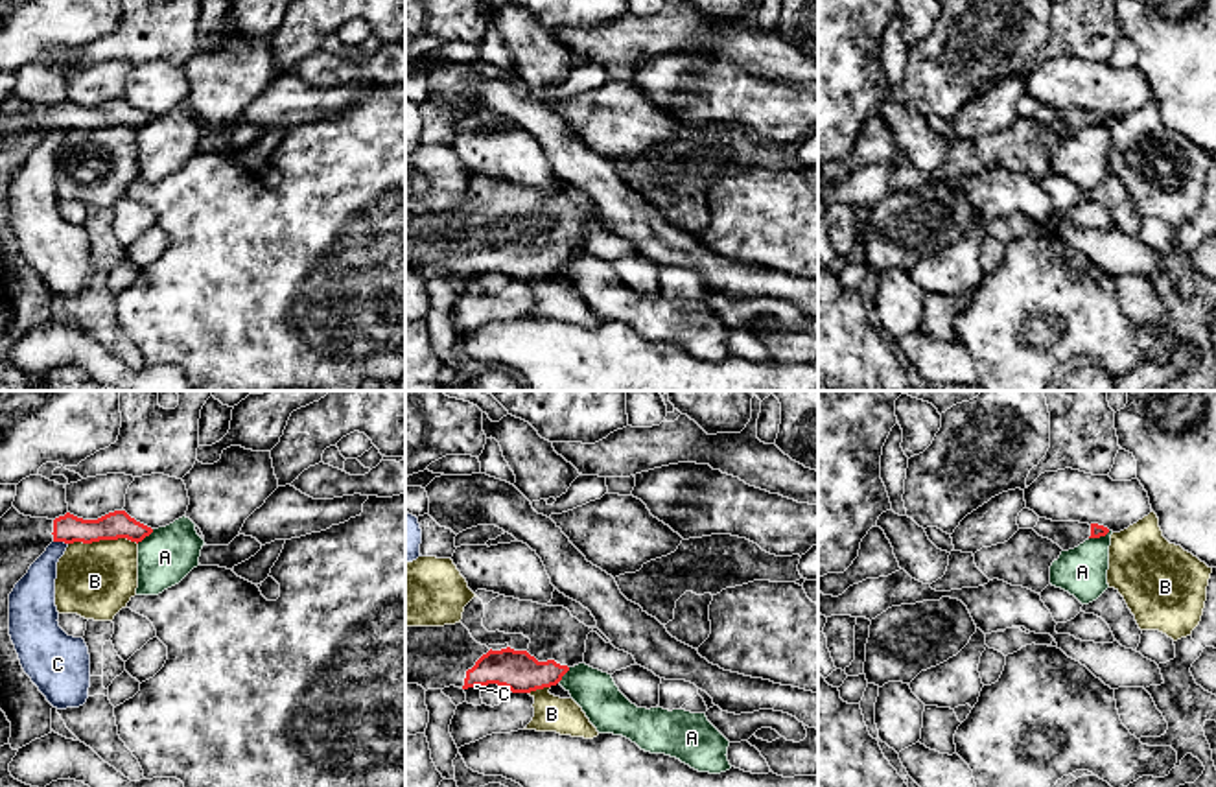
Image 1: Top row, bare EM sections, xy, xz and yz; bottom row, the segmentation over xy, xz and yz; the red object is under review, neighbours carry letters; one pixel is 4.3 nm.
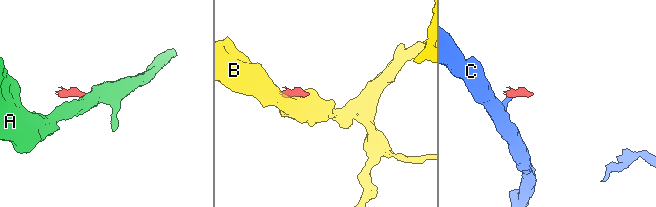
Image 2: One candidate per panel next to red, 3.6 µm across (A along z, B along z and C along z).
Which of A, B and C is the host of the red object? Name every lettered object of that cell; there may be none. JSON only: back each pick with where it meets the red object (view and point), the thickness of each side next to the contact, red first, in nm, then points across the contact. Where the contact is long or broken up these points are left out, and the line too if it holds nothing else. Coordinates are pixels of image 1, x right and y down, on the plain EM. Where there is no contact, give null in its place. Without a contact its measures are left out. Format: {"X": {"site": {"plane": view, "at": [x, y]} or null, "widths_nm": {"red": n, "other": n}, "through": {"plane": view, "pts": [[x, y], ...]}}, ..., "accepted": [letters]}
{"accepted": []}

